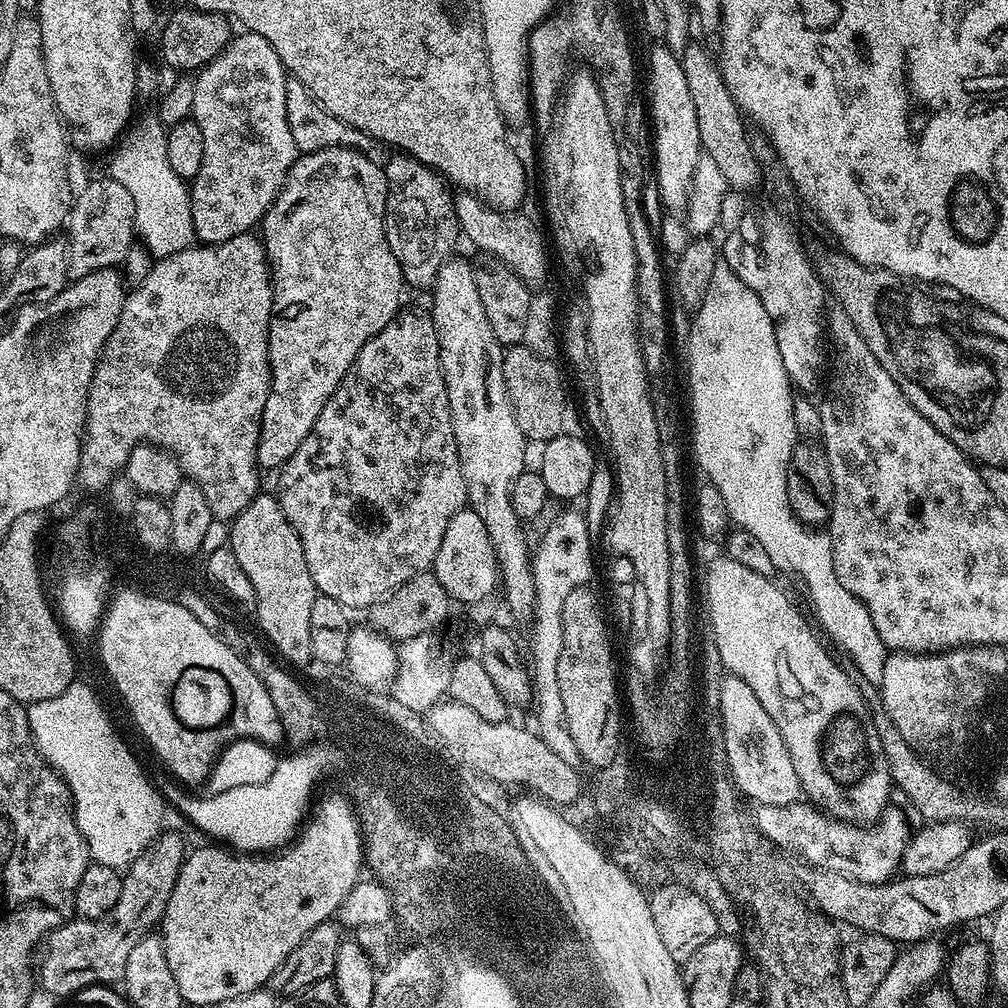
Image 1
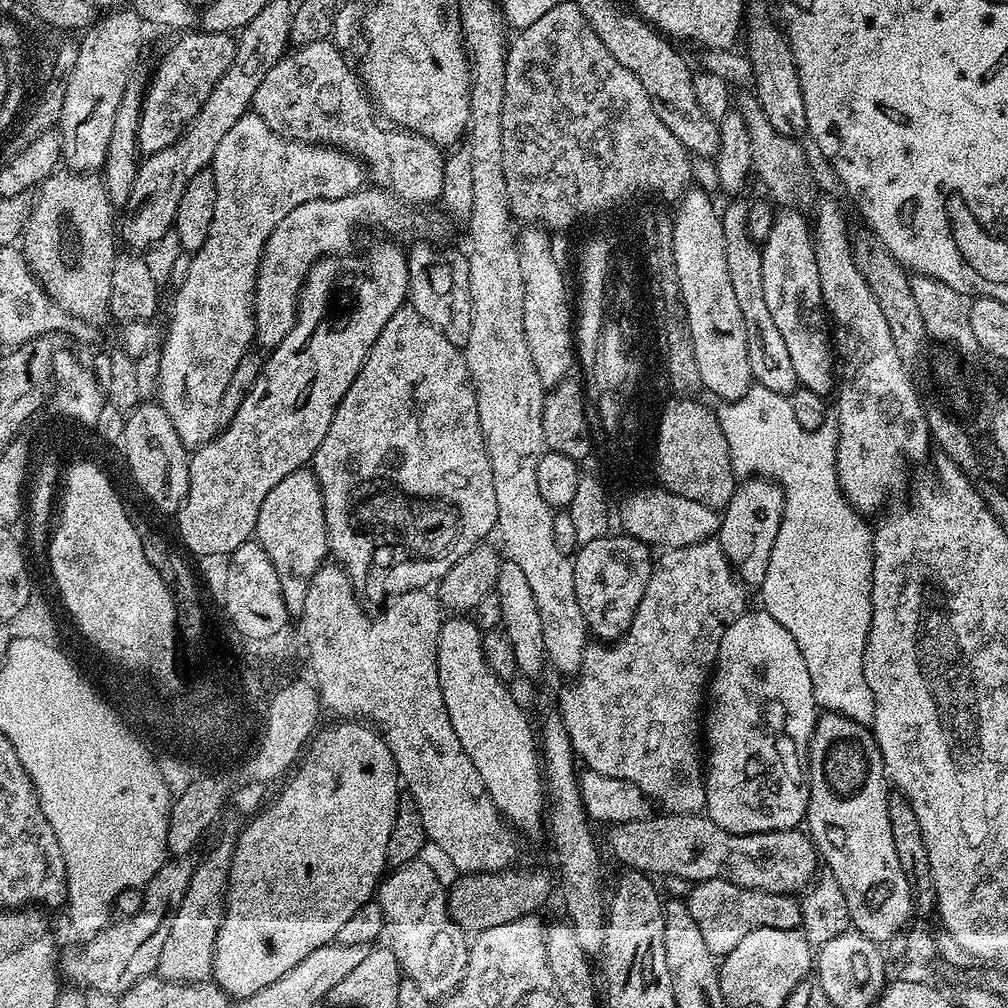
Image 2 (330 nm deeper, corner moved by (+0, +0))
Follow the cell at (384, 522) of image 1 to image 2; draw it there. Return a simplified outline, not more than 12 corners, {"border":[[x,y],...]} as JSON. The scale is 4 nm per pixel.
{"border":[[411,303],[310,461],[361,601],[498,518],[463,351]]}

